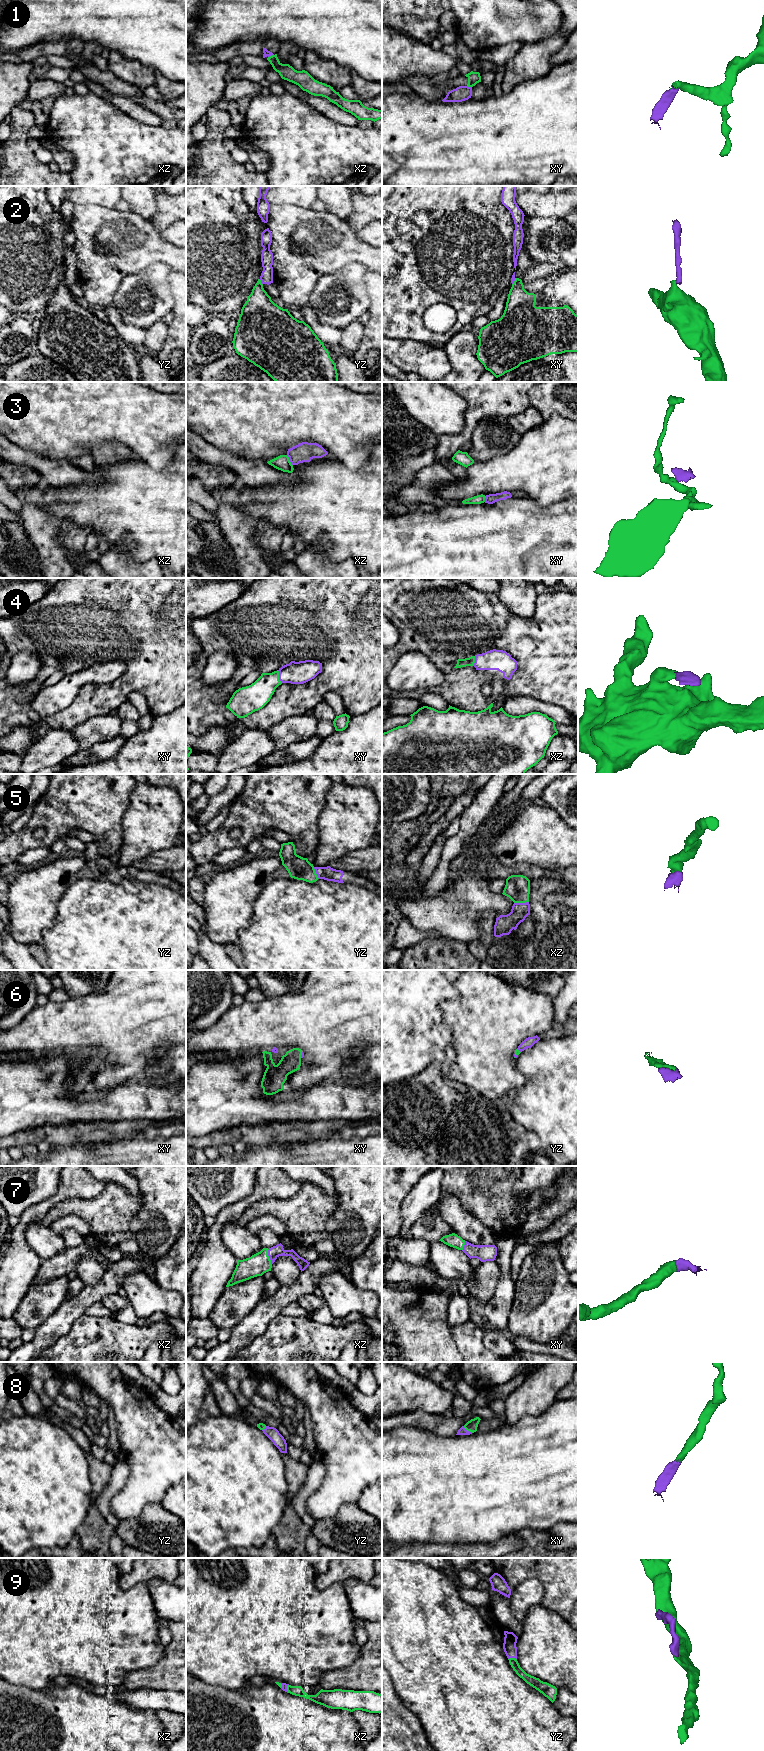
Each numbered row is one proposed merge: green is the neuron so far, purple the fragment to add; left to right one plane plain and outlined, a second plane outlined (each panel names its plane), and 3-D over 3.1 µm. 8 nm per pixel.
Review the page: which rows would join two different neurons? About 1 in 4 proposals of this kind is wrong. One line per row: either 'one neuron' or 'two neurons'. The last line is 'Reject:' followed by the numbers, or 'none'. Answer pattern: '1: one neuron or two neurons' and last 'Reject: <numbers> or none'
1: two neurons
2: two neurons
3: two neurons
4: one neuron
5: one neuron
6: one neuron
7: one neuron
8: one neuron
9: one neuron
Reject: 1, 2, 3

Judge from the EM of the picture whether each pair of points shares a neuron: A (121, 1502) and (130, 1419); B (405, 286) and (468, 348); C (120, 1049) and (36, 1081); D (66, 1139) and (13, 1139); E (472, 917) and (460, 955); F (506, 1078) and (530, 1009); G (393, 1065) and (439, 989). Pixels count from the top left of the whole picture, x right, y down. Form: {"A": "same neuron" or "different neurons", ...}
{"A": "same neuron", "B": "different neurons", "C": "different neurons", "D": "same neuron", "E": "different neurons", "F": "same neuron", "G": "same neuron"}

